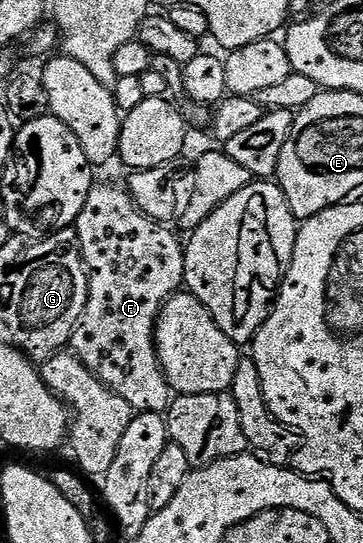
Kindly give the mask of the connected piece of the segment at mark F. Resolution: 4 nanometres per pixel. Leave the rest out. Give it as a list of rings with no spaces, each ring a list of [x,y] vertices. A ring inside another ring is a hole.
[[[99,182],[92,186],[73,224],[83,265],[87,269],[87,304],[78,327],[71,334],[69,347],[106,387],[125,397],[135,413],[166,413],[173,398],[171,382],[165,377],[155,348],[155,326],[159,324],[163,306],[184,286],[185,247],[171,229],[168,224],[149,218],[133,201],[126,186]]]

